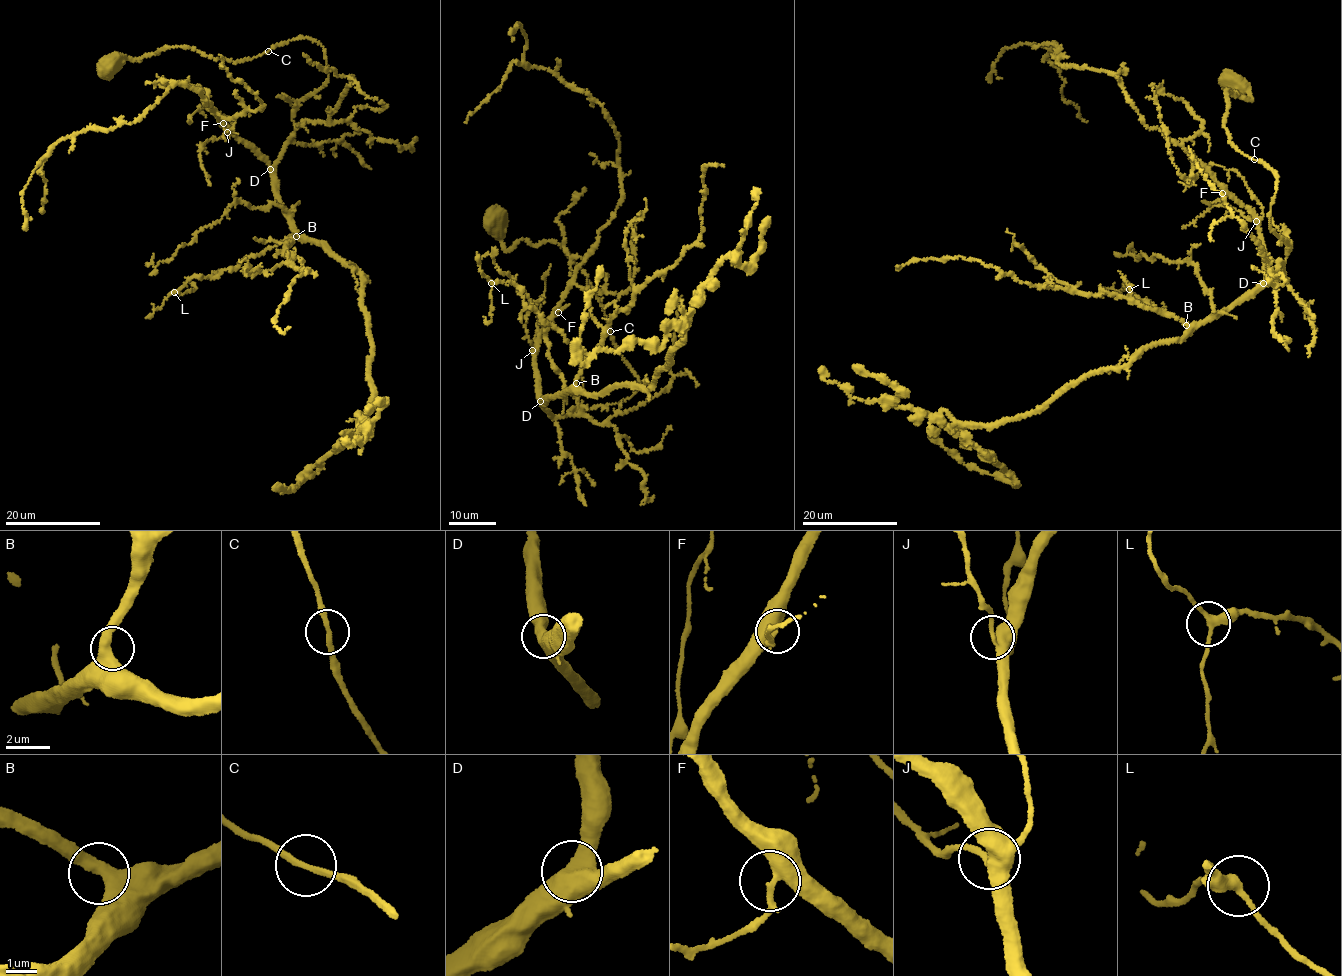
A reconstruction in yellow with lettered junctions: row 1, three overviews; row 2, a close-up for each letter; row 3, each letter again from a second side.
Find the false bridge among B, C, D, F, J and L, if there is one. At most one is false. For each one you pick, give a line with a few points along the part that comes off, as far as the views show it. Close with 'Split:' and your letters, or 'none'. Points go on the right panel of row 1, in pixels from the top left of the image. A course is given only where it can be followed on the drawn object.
Split: none

